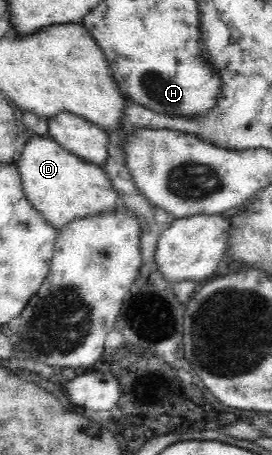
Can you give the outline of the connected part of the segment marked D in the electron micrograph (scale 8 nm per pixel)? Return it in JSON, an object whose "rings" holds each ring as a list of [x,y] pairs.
{"rings":[[[33,136],[24,143],[16,162],[23,193],[29,203],[54,228],[90,214],[109,214],[118,208],[118,193],[114,190],[103,167],[83,161],[62,148],[52,137]]]}

